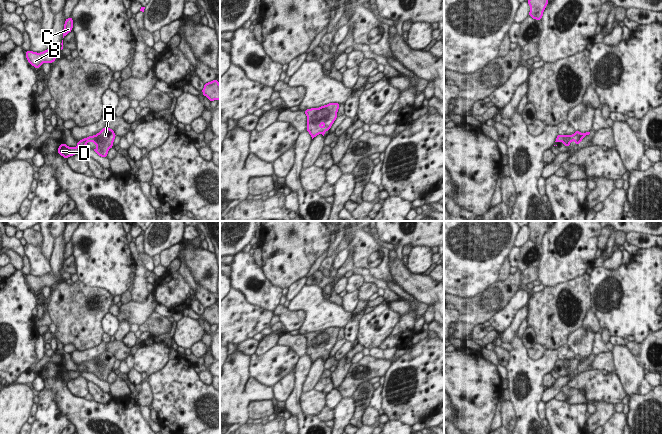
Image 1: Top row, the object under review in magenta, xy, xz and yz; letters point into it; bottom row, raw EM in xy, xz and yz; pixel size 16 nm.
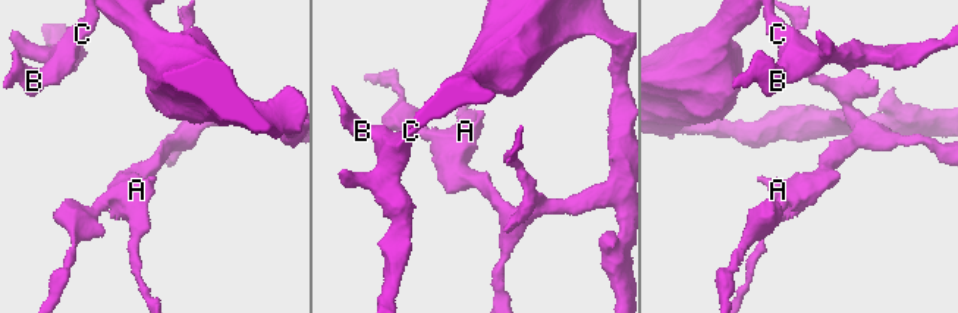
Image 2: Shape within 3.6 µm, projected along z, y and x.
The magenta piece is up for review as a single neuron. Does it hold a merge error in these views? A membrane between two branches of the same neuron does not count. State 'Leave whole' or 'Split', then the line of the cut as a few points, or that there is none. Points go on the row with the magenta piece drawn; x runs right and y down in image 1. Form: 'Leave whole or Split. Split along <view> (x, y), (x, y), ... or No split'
Leave whole. No split.

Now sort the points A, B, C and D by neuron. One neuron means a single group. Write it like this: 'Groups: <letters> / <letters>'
Groups: A B C D.

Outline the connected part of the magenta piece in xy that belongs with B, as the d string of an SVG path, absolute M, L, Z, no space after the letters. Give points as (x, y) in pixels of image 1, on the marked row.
M49 48L41 53L26 51L26 59L28 62L39 69L42 63L53 63L56 60L56 54L53 48Z

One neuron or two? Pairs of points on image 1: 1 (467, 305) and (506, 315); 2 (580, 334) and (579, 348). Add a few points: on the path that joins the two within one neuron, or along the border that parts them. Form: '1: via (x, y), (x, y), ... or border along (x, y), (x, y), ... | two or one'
1: border along (513, 295), (489, 320) | two
2: via (580, 337), (580, 345) | one

